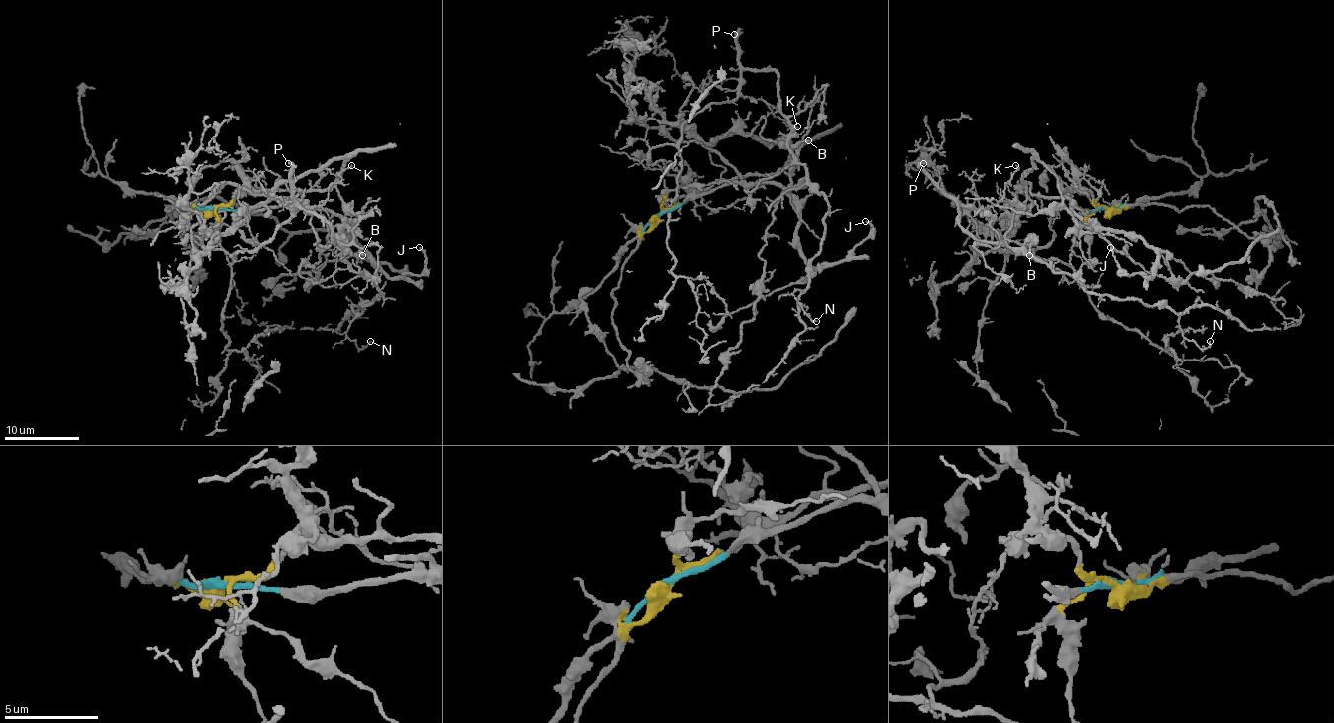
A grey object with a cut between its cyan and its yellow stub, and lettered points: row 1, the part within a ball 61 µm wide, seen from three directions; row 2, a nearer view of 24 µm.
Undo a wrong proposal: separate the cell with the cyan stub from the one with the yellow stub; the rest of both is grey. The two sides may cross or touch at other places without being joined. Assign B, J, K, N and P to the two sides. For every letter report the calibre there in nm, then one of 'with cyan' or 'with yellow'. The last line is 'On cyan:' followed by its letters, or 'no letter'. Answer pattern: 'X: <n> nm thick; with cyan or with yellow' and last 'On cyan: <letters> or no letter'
B: 260 nm thick; with yellow
J: 170 nm thick; with cyan
K: 110 nm thick; with yellow
N: 140 nm thick; with yellow
P: 140 nm thick; with yellow
On cyan: J

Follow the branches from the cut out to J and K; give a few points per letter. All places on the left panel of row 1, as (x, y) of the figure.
J: (212, 208), (332, 210), (351, 227), (351, 236), (389, 276), (396, 278), (419, 274), (425, 259), (419, 247)
K: (212, 208), (227, 204), (243, 186), (202, 242), (230, 255), (251, 251), (298, 210), (320, 206), (351, 165)

